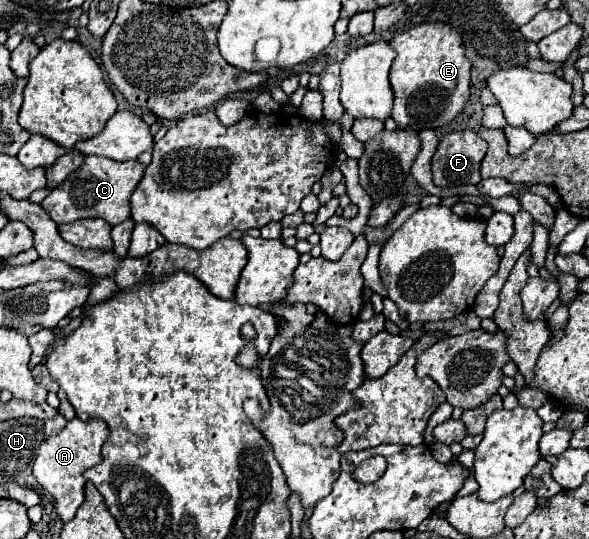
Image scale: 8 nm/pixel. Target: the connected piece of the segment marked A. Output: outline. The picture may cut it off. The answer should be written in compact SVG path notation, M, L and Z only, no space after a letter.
M80 418L70 420L58 434L52 434L46 438L38 450L38 456L34 460L34 476L38 484L56 500L56 512L58 516L68 522L74 518L76 508L84 500L84 470L98 464L100 448L108 438L108 426L100 418L92 418L88 422L82 422Z

